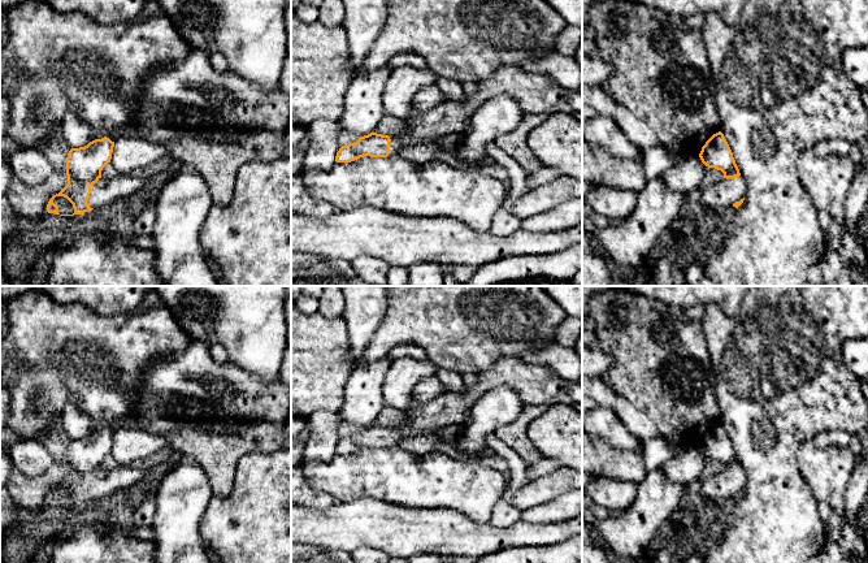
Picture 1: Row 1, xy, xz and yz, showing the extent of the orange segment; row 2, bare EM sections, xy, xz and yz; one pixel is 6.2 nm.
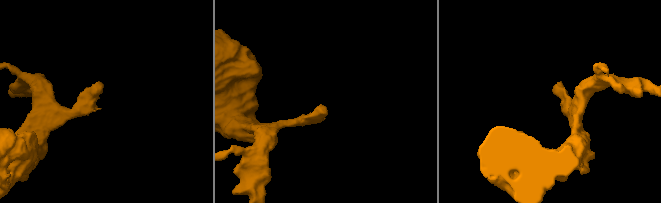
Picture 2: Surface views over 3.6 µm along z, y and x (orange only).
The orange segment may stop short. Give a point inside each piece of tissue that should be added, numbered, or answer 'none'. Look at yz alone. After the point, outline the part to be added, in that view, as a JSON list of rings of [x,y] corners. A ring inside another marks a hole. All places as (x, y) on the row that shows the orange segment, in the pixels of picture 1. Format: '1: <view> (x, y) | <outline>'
1: yz (724, 194) | [[[742,176],[737,178],[724,178],[721,182],[702,192],[702,205],[711,213],[733,205],[745,198],[746,186]]]

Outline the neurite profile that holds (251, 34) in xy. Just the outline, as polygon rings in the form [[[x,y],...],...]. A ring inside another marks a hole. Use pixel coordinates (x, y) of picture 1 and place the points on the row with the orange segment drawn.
[[[156,0],[165,14],[172,20],[183,40],[192,48],[204,51],[205,53],[221,53],[229,62],[229,70],[243,77],[246,81],[256,85],[266,92],[270,92],[279,87],[281,74],[285,59],[288,56],[286,51],[286,0]]]

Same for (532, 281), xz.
[[[529,278],[520,281],[509,281],[495,286],[577,286],[572,281],[559,281],[550,278]]]

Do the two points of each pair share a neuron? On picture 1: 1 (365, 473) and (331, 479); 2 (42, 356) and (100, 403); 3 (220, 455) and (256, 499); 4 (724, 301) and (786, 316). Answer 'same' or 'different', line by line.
1: same
2: same
3: different
4: different

